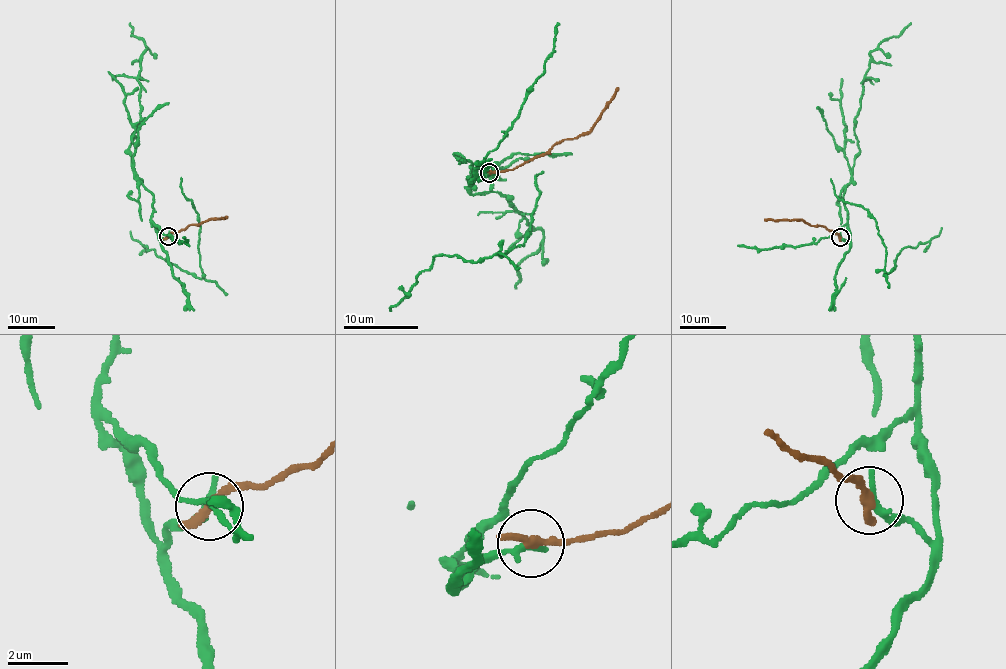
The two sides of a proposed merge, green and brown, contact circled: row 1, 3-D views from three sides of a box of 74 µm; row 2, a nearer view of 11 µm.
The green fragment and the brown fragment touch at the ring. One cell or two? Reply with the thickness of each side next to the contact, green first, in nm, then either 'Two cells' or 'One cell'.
Thickness 280 nm (green) against 360 nm. Two cells

